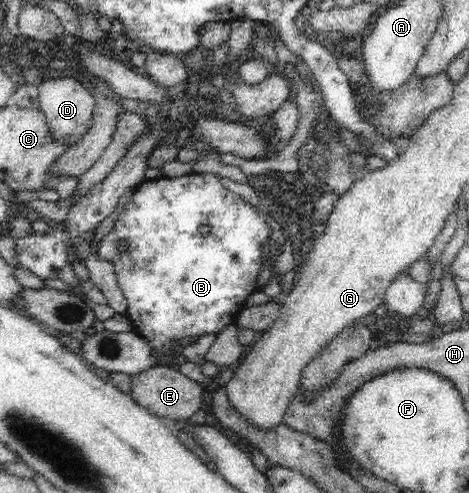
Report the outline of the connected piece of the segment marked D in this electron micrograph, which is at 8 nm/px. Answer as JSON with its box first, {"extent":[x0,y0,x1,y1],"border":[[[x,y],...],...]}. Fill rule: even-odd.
{"extent":[39,78,95,148],"border":[[[57,78],[46,81],[40,80],[39,109],[44,114],[46,125],[52,141],[63,143],[66,148],[72,148],[84,139],[84,135],[92,129],[95,99],[90,95],[80,82],[74,78]]]}

